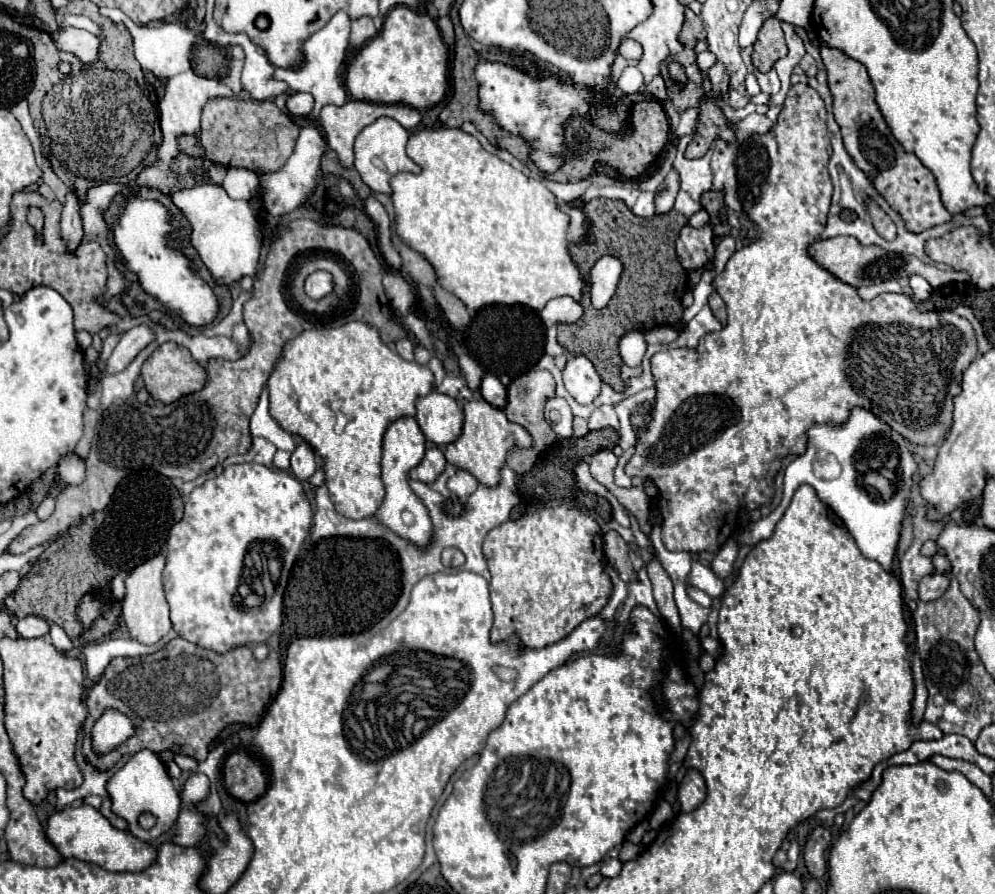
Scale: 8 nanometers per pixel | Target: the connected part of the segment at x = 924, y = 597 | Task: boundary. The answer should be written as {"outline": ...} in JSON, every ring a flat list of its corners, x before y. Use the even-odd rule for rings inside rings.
{"outline":[[933,571,931,575,925,575,919,583,919,599,921,601,935,601,939,599,951,583,951,575,949,573,937,573]]}

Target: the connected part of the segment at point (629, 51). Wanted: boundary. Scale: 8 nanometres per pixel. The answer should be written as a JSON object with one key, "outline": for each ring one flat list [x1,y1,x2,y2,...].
{"outline":[[625,39,619,47,619,53,625,57,625,59,639,59,641,57,641,45,633,39]]}

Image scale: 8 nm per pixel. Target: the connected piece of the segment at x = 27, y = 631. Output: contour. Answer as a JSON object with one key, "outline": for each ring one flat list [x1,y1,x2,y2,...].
{"outline":[[25,617,17,623,17,631,21,633,21,637,25,639,33,639,33,637,45,637,49,633,49,621,41,619,41,617]]}

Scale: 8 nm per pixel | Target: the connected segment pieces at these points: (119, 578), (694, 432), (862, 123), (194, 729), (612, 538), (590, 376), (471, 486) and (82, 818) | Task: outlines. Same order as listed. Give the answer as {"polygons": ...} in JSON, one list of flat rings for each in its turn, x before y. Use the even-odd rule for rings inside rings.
{"polygons":[[[120,572,118,575,116,575,113,578,113,581,111,582,111,592,113,597,117,599,117,601,122,601,125,596,125,580,126,573]],[[799,83,793,85,785,98,783,109,775,121,775,125,769,131,769,137,749,137,747,143,743,141,737,151,737,191,741,197,741,205,745,215,751,219,753,227,745,233,747,239,755,239,749,245,741,247,725,265,725,269,713,279,715,291,721,295,721,299,727,305,729,323,721,329,721,333,709,333,701,339,697,349,667,349,659,351,651,357,655,387,657,387,657,399,653,409,653,421,647,429,639,431,639,443,637,451,627,465,627,473,631,477,649,477,659,487,659,511,663,517,663,543,669,551,711,551,715,553,729,535,737,529,737,513,741,507,757,509,763,505,769,505,773,499,773,480,781,470,782,462,787,455,803,455,807,449,807,429,817,423,831,423,841,425,849,419,853,407,869,409,875,417,885,421,893,431,903,435,913,445,935,445,941,437,945,437,945,429,951,425,953,417,953,397,961,393,961,373,969,367,969,363,977,355,975,347,975,335,973,327,967,319,955,315,953,311,919,311,915,309,915,303,909,295,895,295,895,293,883,293,875,297,873,301,863,301,857,295,857,289,839,281,833,273,829,273,825,267,821,267,811,255,809,247,821,237,831,205,833,185,827,171,827,161,831,157,831,145,827,139,827,127,825,127,825,105,819,97,819,93,808,84]],[[821,47,821,57,829,77,829,89,833,95,833,115,837,125,841,127,843,145,855,165,871,179,873,187,885,197,885,201,901,215,907,231,921,233,935,225,943,225,951,221,951,213,943,207,937,181,933,173,921,165,921,161,913,153,905,153,901,143,891,135,881,111,875,103,875,89,867,75,867,69,849,61,841,51]],[[181,637,169,641,153,655,115,657,85,699,89,715,83,723,83,757,97,771,109,771,123,755,135,755,141,749,151,749,155,753,169,749,203,761,209,743,225,725,239,721,257,725,261,721,265,707,281,687,281,679,283,669,277,651,271,651,265,661,257,661,249,647,235,647,225,655,217,655],[105,709,121,709,121,713,131,717,137,725,137,735,113,753,97,757,91,749,91,727]],[[617,531,605,533,605,557,607,557,609,563,613,563,617,567,617,571,621,573,621,579,625,579,625,581,637,579,637,573,633,571,631,561,629,561,627,543]],[[573,355,563,371,565,389,581,405,591,405,601,393,601,377,585,355]],[[457,469,457,473,447,481,447,487,449,487,451,495,461,499,461,501,467,499,477,489,477,485,479,485,479,481,471,473,461,471,461,469]],[[83,803,75,807,65,807,63,811,49,817,47,839,59,849,63,857,73,857,79,861,101,865,107,871,145,871,157,859,157,847,137,839,129,831,115,829,95,807]]]}

